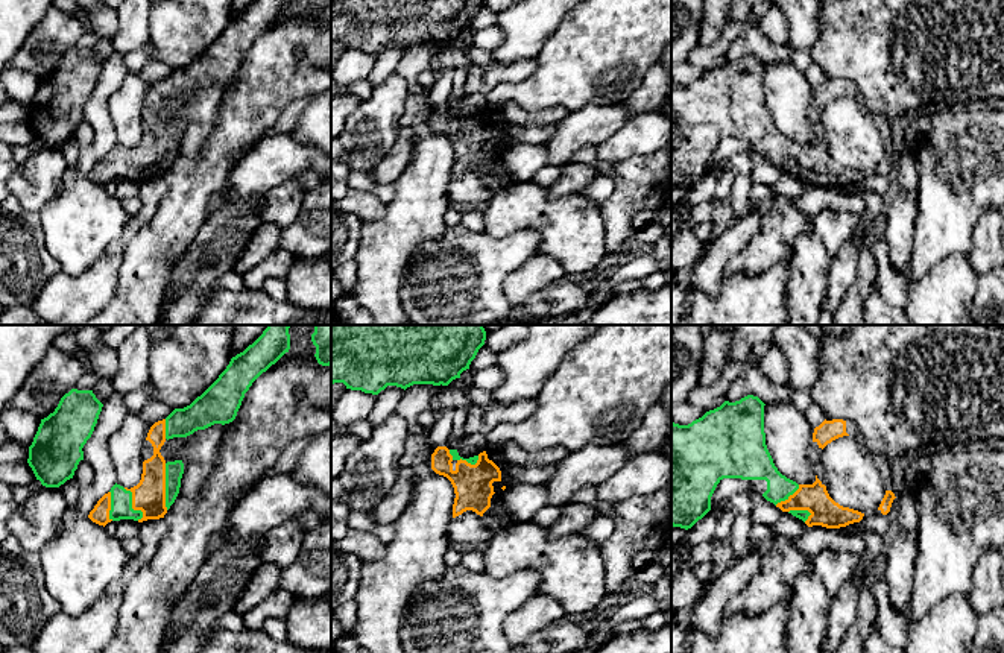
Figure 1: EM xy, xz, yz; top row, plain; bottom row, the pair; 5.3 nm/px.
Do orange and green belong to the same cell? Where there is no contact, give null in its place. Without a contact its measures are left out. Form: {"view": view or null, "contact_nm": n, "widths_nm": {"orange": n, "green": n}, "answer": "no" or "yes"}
{"view": "xy", "contact_nm": 240, "widths_nm": {"orange": 180, "green": 100}, "answer": "yes"}

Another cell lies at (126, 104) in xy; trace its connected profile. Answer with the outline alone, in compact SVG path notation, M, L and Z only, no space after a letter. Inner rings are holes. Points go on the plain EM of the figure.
M138 71L128 73L123 85L109 97L109 115L115 129L117 144L134 147L143 134L143 103L150 90Z

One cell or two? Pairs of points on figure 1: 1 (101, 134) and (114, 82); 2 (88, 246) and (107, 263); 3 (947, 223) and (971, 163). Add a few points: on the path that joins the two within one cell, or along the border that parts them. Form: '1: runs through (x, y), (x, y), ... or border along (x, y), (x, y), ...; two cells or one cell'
1: runs through (101, 122), (102, 94); one cell
2: border along (123, 230), (90, 266), (82, 272), (69, 274); two cells
3: runs through (948, 208), (966, 178); one cell

